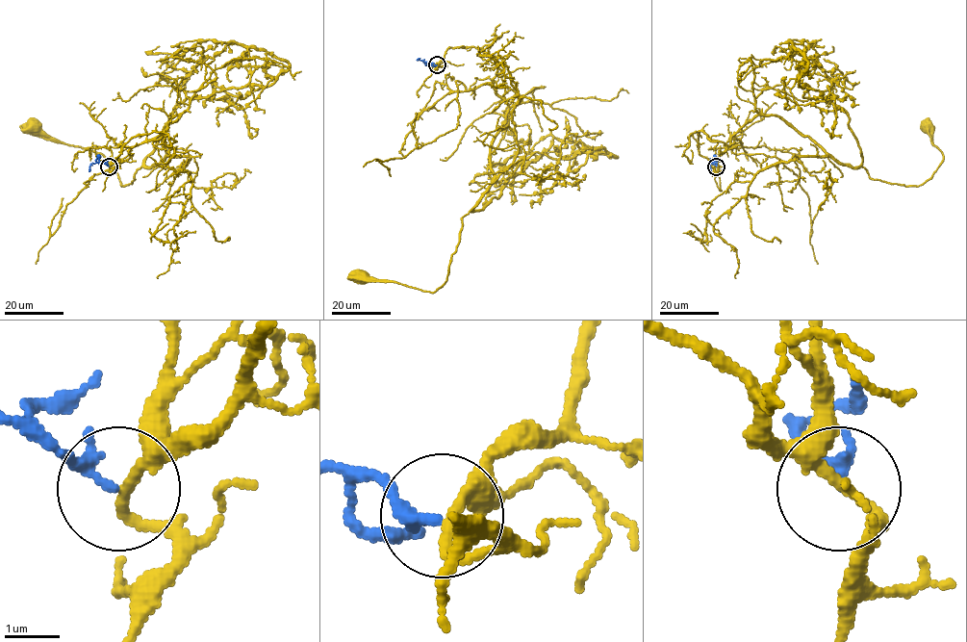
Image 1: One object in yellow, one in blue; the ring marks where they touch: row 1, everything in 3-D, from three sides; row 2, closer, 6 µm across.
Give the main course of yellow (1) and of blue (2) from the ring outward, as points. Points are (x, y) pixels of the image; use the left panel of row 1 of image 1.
1: (109, 166), (132, 138), (176, 141), (165, 130), (180, 115), (165, 155), (123, 186), (102, 155), (36, 126)
2: (109, 166), (101, 162), (92, 163), (89, 171)

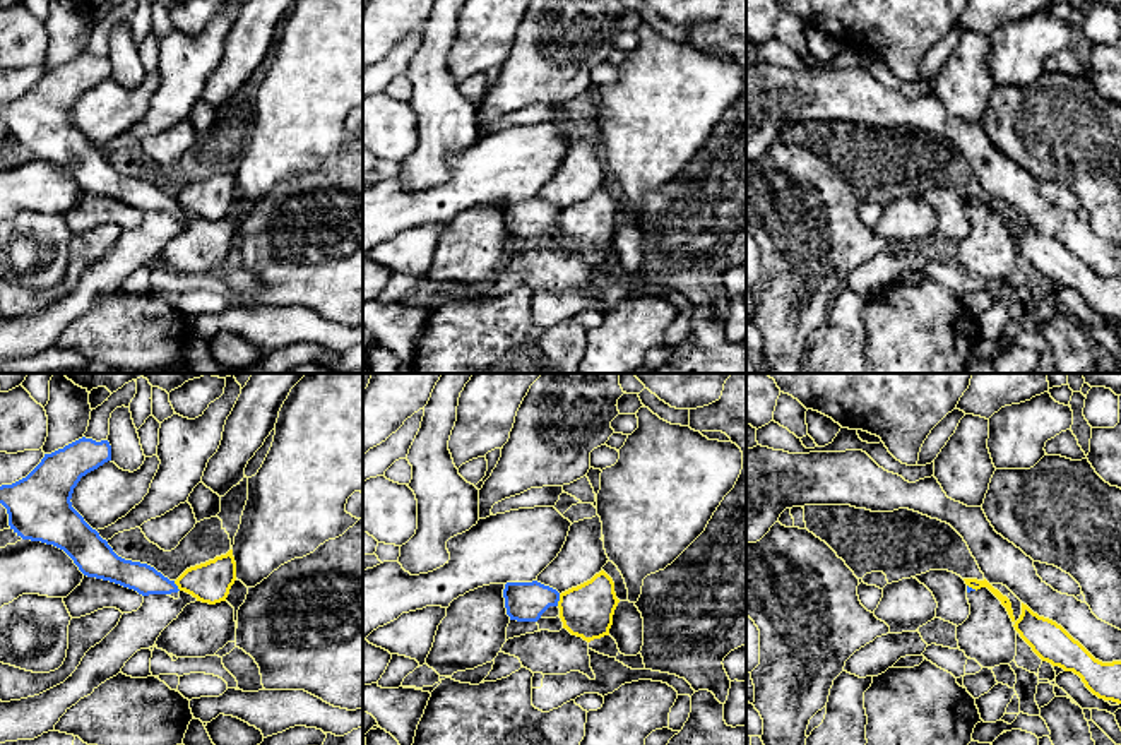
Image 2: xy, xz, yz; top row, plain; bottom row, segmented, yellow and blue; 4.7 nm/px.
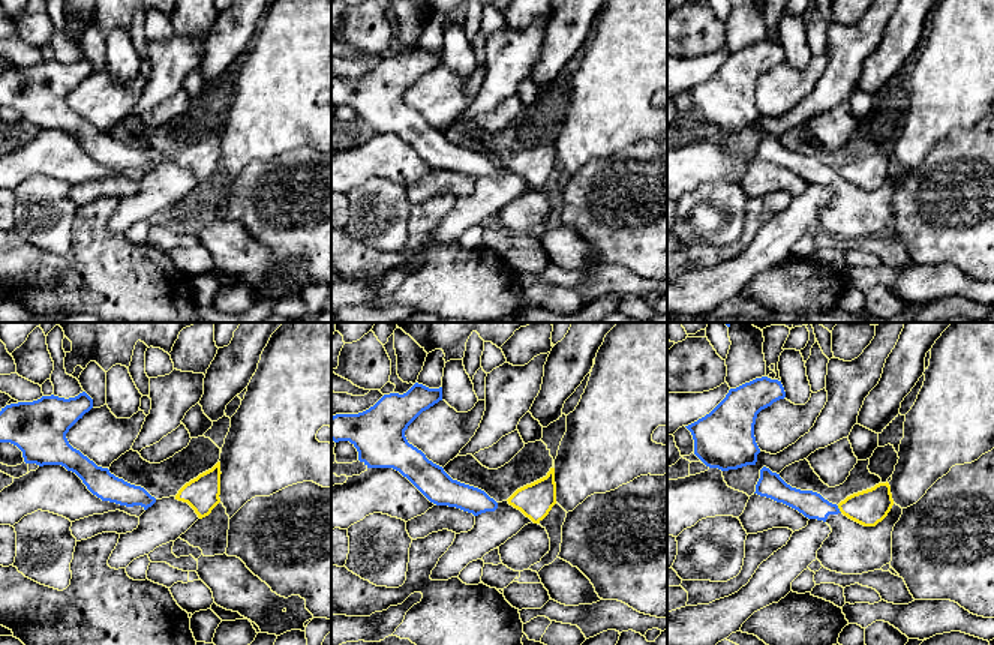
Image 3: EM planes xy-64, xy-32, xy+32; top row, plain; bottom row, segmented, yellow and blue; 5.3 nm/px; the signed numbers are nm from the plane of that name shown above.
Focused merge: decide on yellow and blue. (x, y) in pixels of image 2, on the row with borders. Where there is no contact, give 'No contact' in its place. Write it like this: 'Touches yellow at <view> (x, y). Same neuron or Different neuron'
Touches yellow at xz (560, 600). Different neuron

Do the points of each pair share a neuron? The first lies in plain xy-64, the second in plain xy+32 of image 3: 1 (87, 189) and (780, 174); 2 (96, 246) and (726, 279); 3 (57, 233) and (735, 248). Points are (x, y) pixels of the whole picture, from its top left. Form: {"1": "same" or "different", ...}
{"1": "same", "2": "different", "3": "different"}

